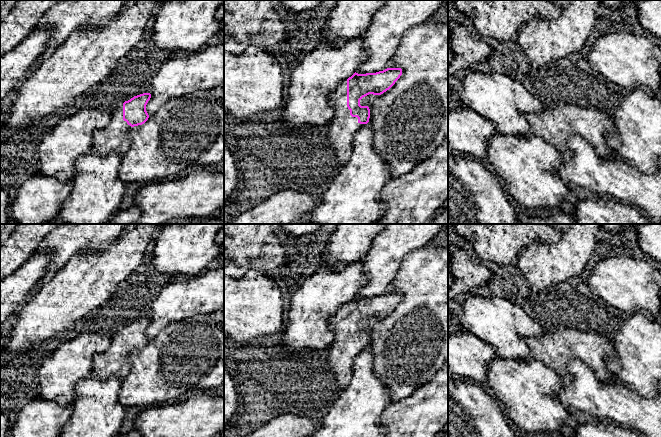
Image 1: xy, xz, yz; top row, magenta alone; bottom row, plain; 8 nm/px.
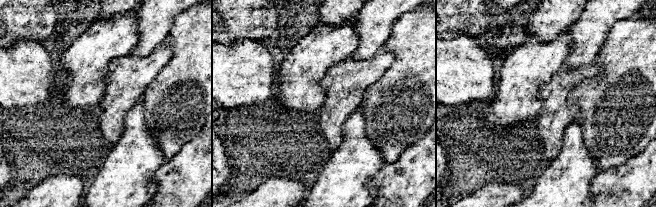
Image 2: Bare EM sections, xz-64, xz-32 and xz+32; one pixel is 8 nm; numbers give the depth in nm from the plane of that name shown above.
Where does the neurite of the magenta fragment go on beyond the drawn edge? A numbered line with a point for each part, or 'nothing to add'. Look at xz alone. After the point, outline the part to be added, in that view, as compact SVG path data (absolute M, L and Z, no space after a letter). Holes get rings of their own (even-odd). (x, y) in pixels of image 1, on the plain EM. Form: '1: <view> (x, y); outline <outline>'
1: xz (341, 353); outline M344 304L331 318L334 339L327 347L327 364L335 378L340 393L348 386L352 378L353 362L364 348L350 339L347 331L347 304Z

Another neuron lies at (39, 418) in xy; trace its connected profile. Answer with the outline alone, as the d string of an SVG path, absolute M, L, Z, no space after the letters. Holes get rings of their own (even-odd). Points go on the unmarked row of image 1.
M36 398L26 404L11 426L11 437L59 437L63 426L73 412L72 406L60 406L56 402Z

